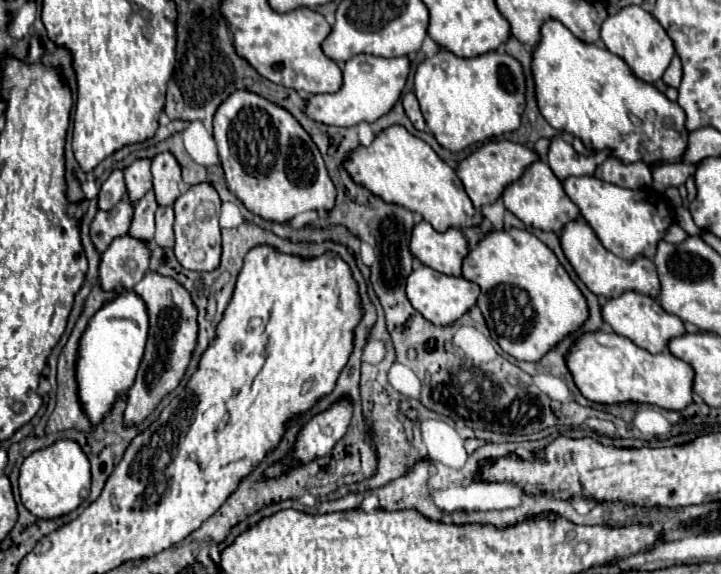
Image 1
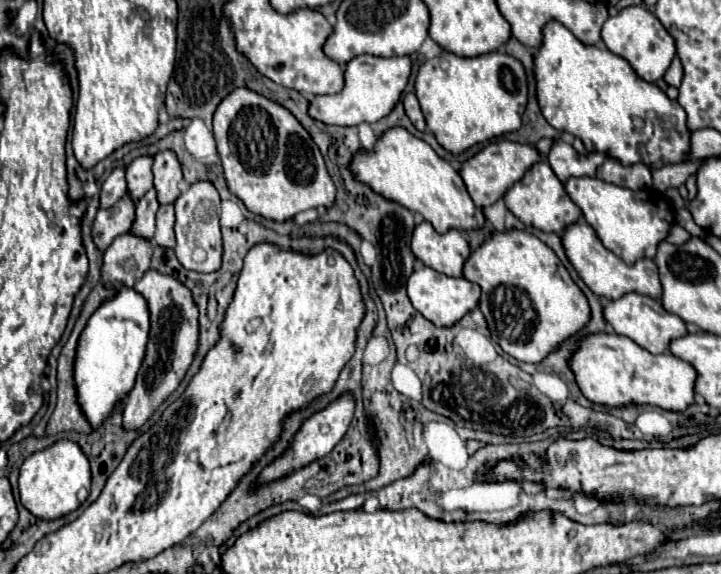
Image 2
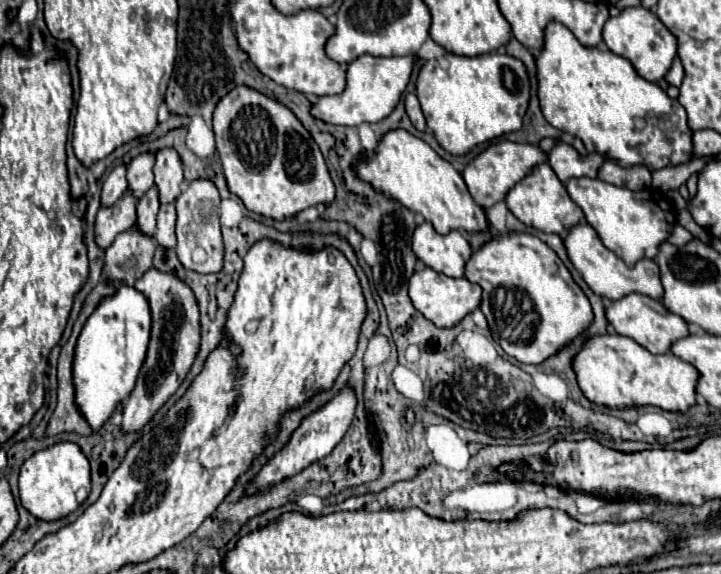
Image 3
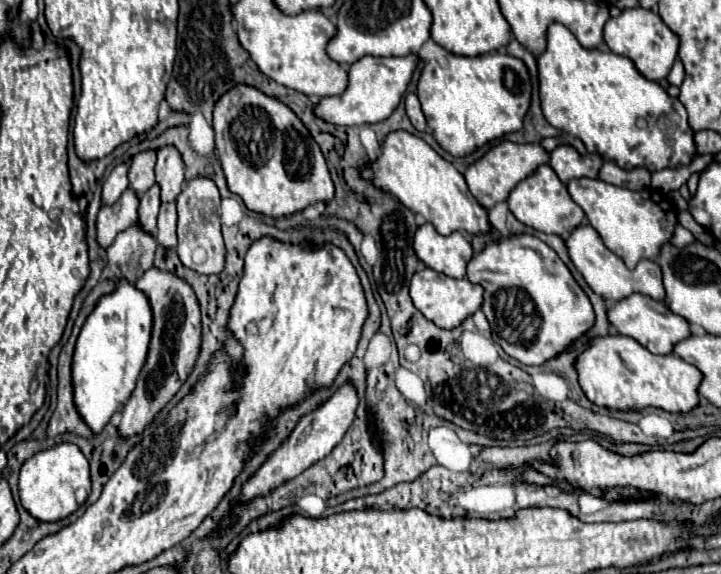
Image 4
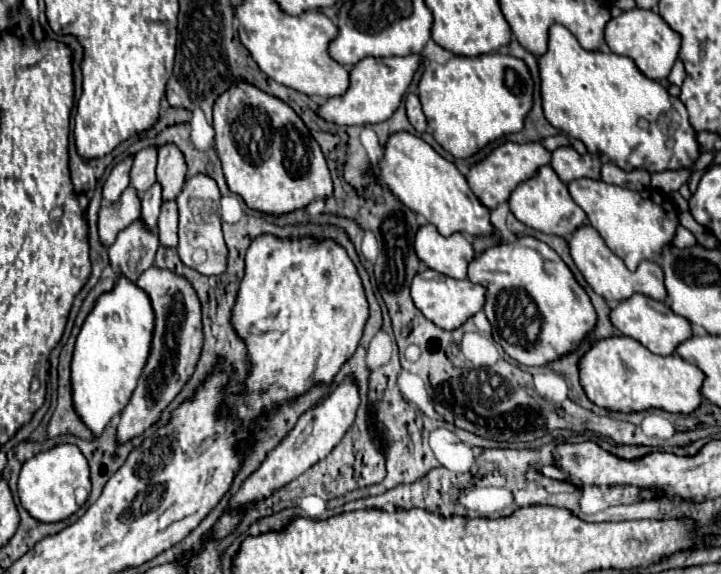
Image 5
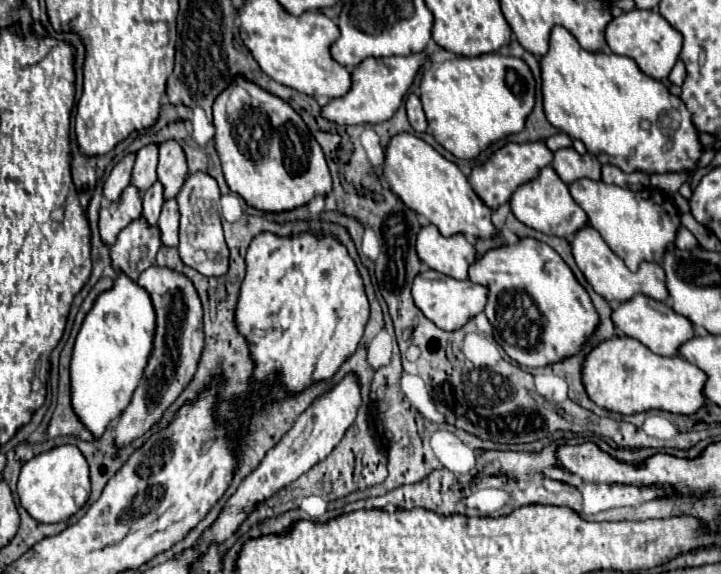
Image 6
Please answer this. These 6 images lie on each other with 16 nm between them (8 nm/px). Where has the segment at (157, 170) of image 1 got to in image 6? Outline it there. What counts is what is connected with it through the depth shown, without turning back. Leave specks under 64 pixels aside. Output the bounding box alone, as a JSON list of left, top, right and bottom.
[158,140,188,198]

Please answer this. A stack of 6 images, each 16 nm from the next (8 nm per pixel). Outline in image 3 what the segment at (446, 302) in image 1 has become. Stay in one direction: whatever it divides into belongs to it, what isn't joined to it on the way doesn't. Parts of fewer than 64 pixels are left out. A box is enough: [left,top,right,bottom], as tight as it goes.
[410,268,482,328]

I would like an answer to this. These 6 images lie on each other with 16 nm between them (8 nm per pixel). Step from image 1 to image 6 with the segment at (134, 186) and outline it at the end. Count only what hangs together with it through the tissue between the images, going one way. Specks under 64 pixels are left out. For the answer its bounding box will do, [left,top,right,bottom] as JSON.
[132,144,158,192]

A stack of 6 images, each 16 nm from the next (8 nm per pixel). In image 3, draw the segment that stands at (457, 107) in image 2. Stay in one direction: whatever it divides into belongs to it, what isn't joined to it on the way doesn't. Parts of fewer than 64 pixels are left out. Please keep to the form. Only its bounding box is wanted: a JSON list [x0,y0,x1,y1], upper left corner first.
[416,52,530,156]

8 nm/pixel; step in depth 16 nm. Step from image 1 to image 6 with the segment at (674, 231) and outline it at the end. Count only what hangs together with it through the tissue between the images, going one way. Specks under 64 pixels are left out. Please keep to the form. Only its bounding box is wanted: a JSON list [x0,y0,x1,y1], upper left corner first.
[676,228,700,250]

